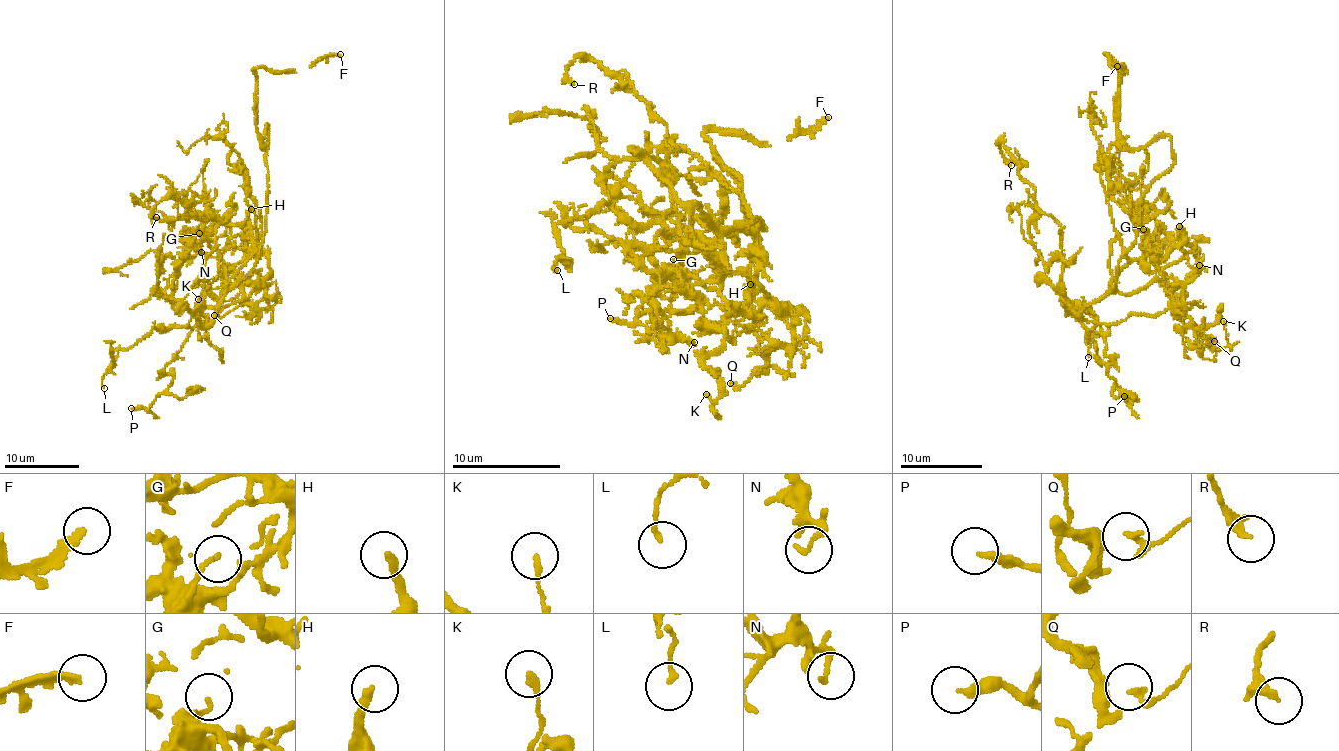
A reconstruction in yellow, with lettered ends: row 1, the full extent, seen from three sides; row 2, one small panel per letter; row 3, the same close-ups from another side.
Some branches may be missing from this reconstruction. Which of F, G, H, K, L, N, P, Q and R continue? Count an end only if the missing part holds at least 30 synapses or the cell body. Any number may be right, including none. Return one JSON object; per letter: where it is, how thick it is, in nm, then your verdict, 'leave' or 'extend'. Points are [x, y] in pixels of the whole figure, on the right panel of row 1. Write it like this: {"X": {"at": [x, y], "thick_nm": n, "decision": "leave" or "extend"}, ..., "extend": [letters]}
{"F": {"at": [1117, 66], "thick_nm": 220, "decision": "extend"}, "G": {"at": [1143, 229], "thick_nm": 130, "decision": "leave"}, "H": {"at": [1179, 226], "thick_nm": 240, "decision": "leave"}, "K": {"at": [1223, 321], "thick_nm": 190, "decision": "leave"}, "L": {"at": [1088, 357], "thick_nm": 140, "decision": "leave"}, "N": {"at": [1199, 265], "thick_nm": 170, "decision": "leave"}, "P": {"at": [1124, 396], "thick_nm": 280, "decision": "leave"}, "Q": {"at": [1214, 341], "thick_nm": 130, "decision": "leave"}, "R": {"at": [1011, 165], "thick_nm": 320, "decision": "leave"}, "extend": ["F"]}

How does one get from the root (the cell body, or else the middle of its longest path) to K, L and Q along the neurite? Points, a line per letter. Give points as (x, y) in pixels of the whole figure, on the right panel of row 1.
K: (1127, 252), (1118, 263), (1120, 292), (1160, 281), (1172, 312), (1216, 348), (1228, 345), (1223, 321)
L: (1127, 252), (1109, 291), (1075, 311), (1095, 316), (1065, 304), (1066, 315), (1086, 330), (1088, 357)
Q: (1127, 252), (1082, 317), (1117, 325), (1173, 309), (1199, 331), (1204, 359), (1214, 341)

